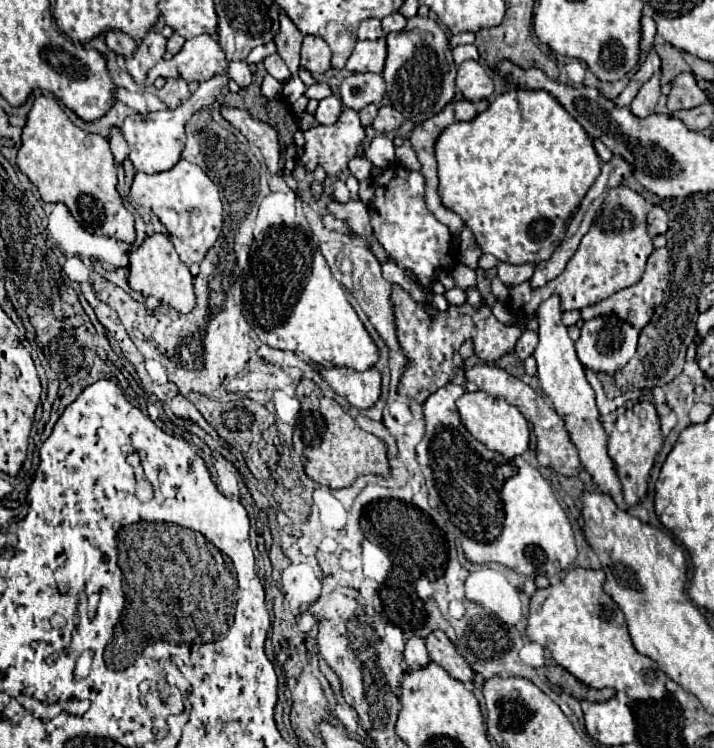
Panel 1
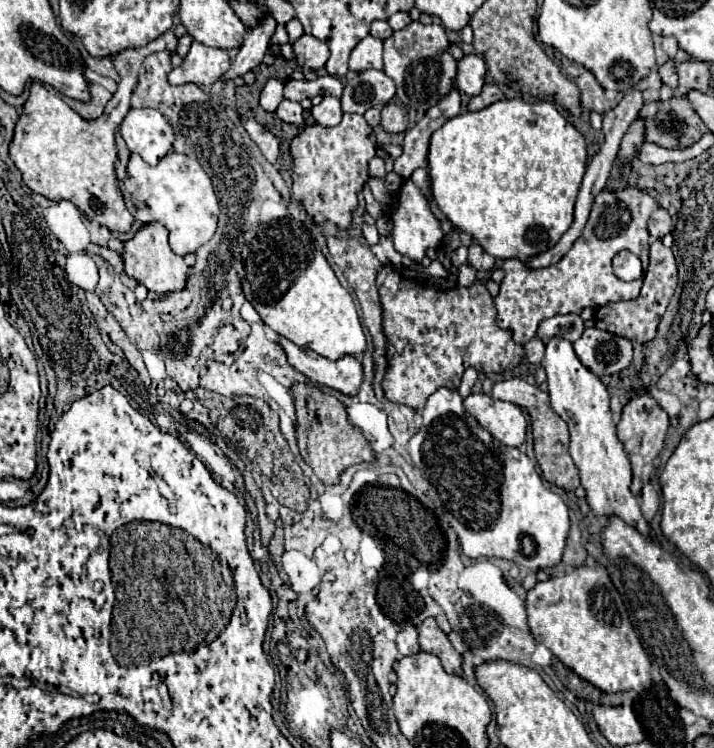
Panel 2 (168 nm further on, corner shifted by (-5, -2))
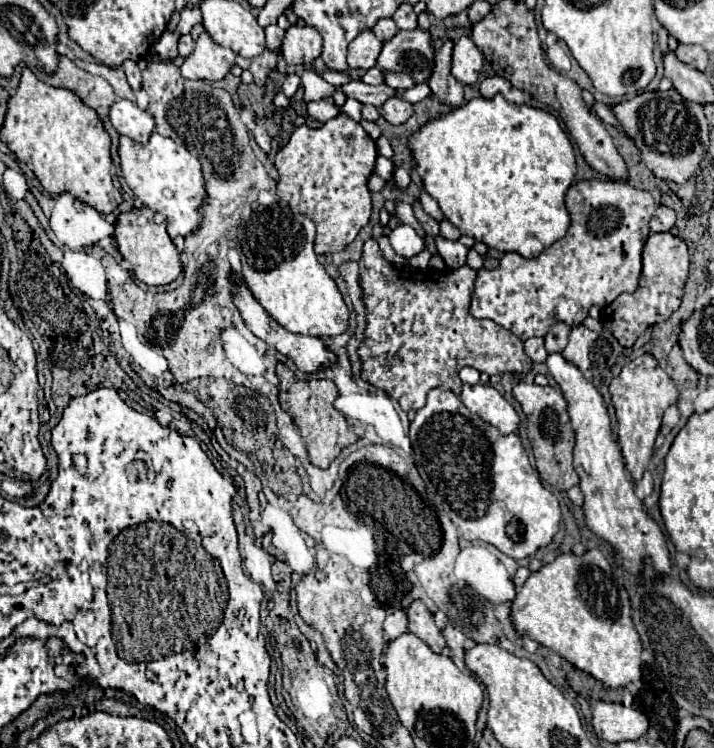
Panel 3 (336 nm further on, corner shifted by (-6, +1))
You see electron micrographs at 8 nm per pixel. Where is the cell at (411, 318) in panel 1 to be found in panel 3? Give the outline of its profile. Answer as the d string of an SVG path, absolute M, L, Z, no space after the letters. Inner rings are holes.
M376 240L364 244L360 276L368 326L366 342L358 348L362 376L372 386L396 398L404 412L420 410L426 394L436 386L448 388L458 396L462 390L458 372L464 366L472 366L490 376L504 372L520 374L532 368L532 360L526 356L520 338L492 320L478 320L470 314L476 274L470 266L452 272L432 272L430 288L428 274L420 270L398 270L382 256ZM416 326L422 326L422 332Z

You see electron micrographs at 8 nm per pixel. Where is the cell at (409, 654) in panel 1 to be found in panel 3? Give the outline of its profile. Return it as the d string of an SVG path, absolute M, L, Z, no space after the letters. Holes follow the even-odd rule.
M394 612L394 614L390 614L384 620L384 632L386 632L386 636L390 640L398 638L400 634L406 634L408 632L408 616L406 616L406 612Z

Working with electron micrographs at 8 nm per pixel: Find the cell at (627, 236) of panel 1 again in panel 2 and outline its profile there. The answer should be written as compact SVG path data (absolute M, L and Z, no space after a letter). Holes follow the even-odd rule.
M627 187L619 191L603 189L595 197L589 221L581 237L575 241L571 251L563 255L559 263L543 269L531 269L525 267L525 263L521 263L519 259L507 259L503 265L505 279L501 281L499 293L493 299L493 305L497 309L497 325L501 329L509 329L513 333L513 339L519 345L525 345L535 337L539 323L549 317L565 313L579 315L587 307L599 309L607 303L635 299L643 285L643 277L629 283L621 281L619 277L613 275L611 259L615 253L627 249L643 261L643 271L647 269L649 263L647 221L655 209L657 201L637 187Z

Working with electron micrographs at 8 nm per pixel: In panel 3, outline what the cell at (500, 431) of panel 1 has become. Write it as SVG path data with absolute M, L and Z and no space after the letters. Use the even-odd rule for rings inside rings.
M464 384L460 400L470 412L478 414L484 422L496 426L502 434L512 434L520 426L520 416L514 406L504 400L502 394L492 386Z

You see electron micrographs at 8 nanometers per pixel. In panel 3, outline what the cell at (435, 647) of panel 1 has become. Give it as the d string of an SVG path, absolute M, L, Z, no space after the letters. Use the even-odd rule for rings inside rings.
M414 602L408 610L408 628L412 634L416 634L420 640L424 640L432 652L440 654L446 648L446 640L442 636L442 632L438 630L438 626L434 624L434 616L430 614L430 610L424 606L424 602Z

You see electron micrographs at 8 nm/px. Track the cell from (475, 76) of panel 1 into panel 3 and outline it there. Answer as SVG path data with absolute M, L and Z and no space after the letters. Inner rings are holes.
M462 36L454 44L454 52L452 52L452 74L454 74L454 78L462 84L476 84L478 74L482 70L482 64L484 64L482 52L476 48L472 38Z

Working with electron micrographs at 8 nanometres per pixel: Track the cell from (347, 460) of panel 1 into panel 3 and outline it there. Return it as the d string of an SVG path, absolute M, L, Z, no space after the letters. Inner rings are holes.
M278 364L276 374L280 378L280 406L300 428L300 436L306 444L310 462L318 468L328 468L346 446L352 446L360 440L346 424L342 412L334 408L334 400L338 396L336 384L332 380L298 380L294 372L284 364Z

